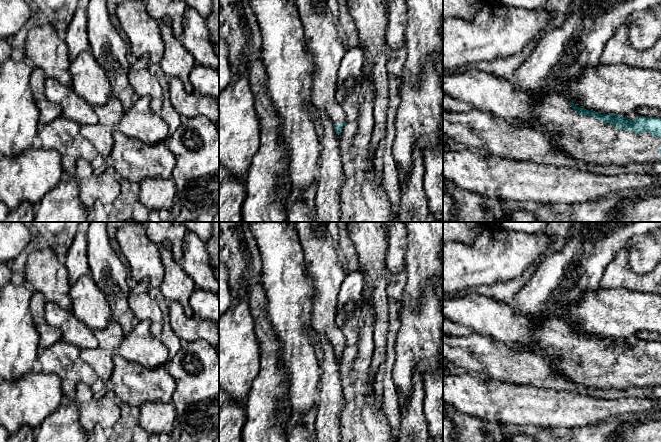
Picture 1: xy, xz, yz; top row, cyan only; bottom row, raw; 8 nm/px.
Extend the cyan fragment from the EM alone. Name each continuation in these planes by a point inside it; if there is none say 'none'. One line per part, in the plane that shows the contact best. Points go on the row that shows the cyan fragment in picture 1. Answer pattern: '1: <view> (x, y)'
1: yz (585, 138)

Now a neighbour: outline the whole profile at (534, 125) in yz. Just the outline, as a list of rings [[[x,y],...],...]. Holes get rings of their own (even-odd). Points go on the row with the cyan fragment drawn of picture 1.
[[[512,120],[511,122],[517,127],[529,127],[532,129],[538,129],[540,127],[538,122],[521,122],[519,120]]]

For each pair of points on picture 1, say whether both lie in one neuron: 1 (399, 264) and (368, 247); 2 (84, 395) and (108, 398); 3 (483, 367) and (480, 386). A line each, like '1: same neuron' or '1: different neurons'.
1: different neurons
2: same neuron
3: different neurons

